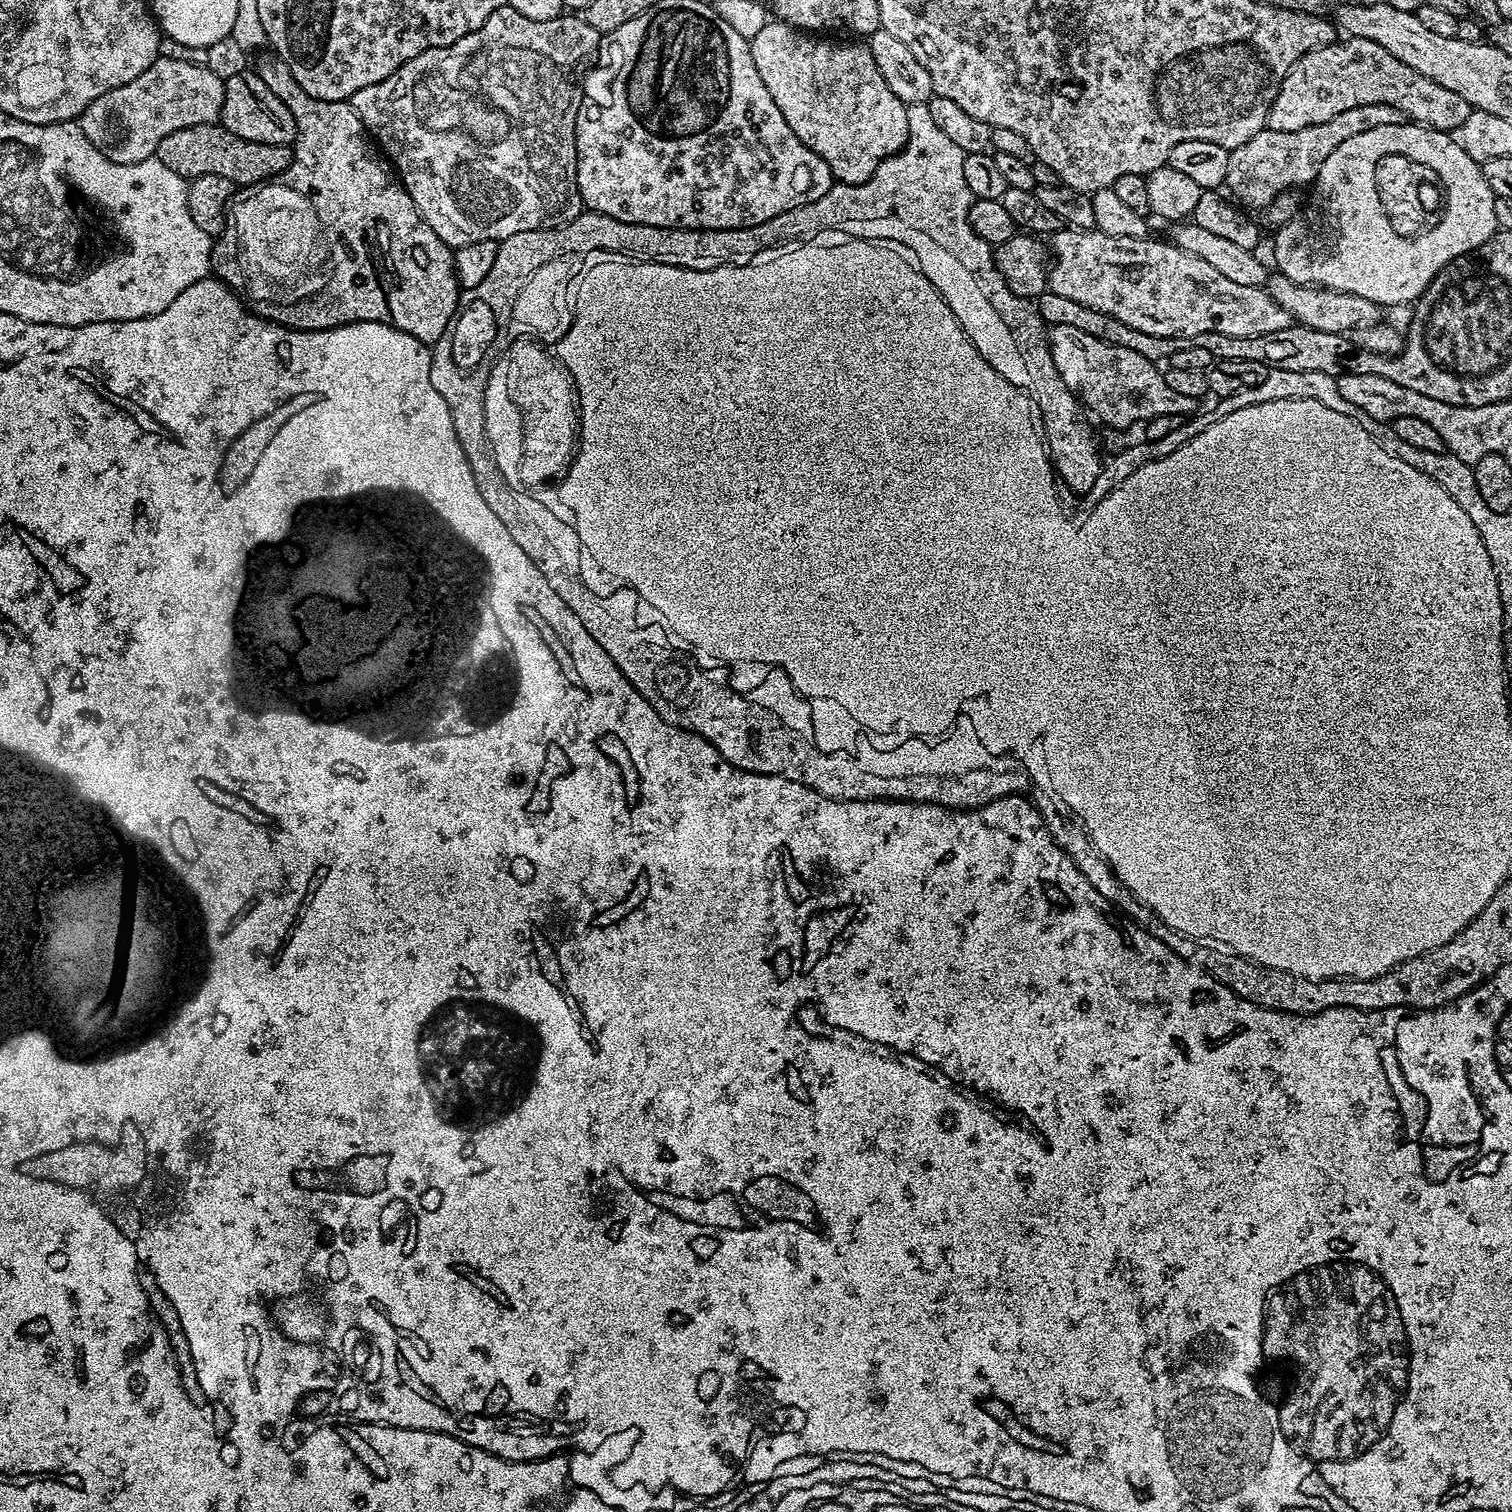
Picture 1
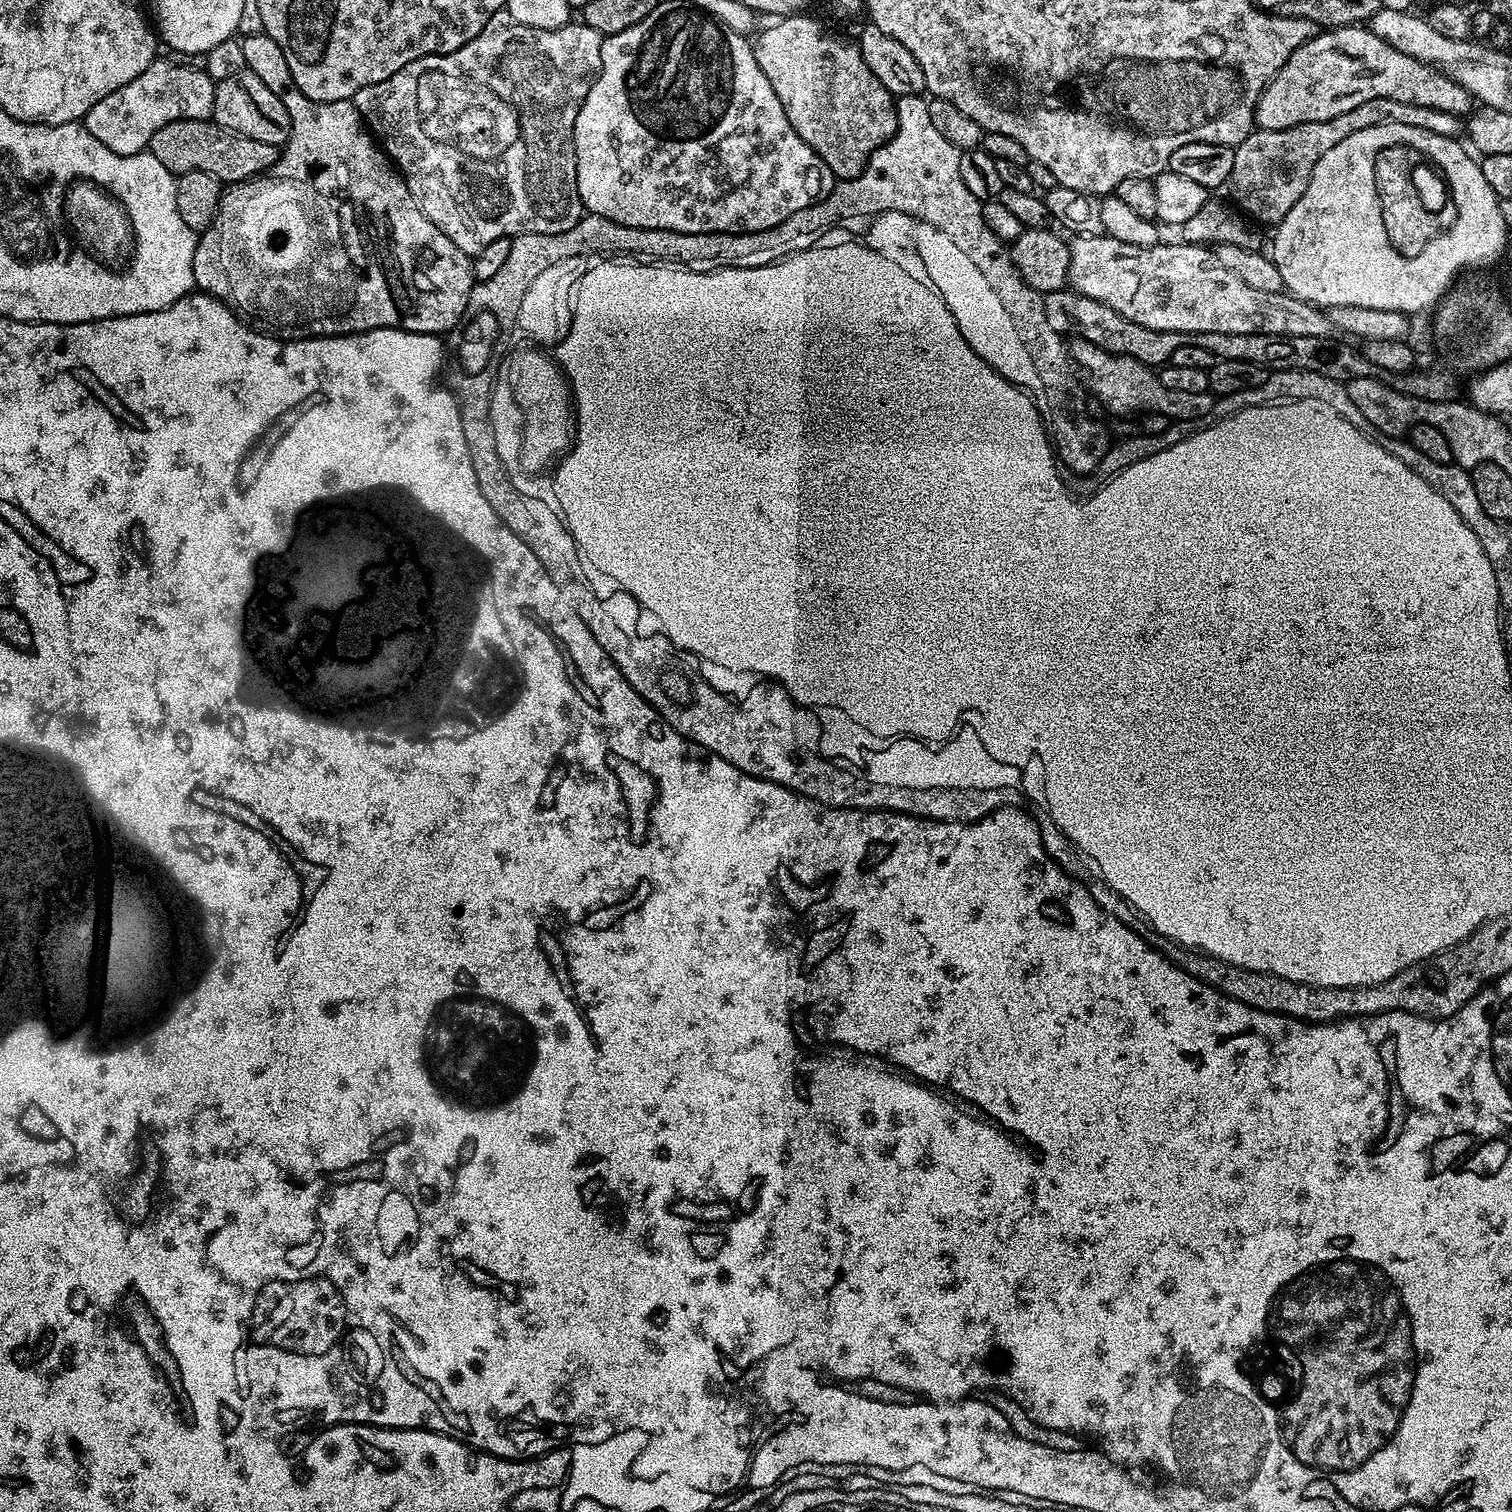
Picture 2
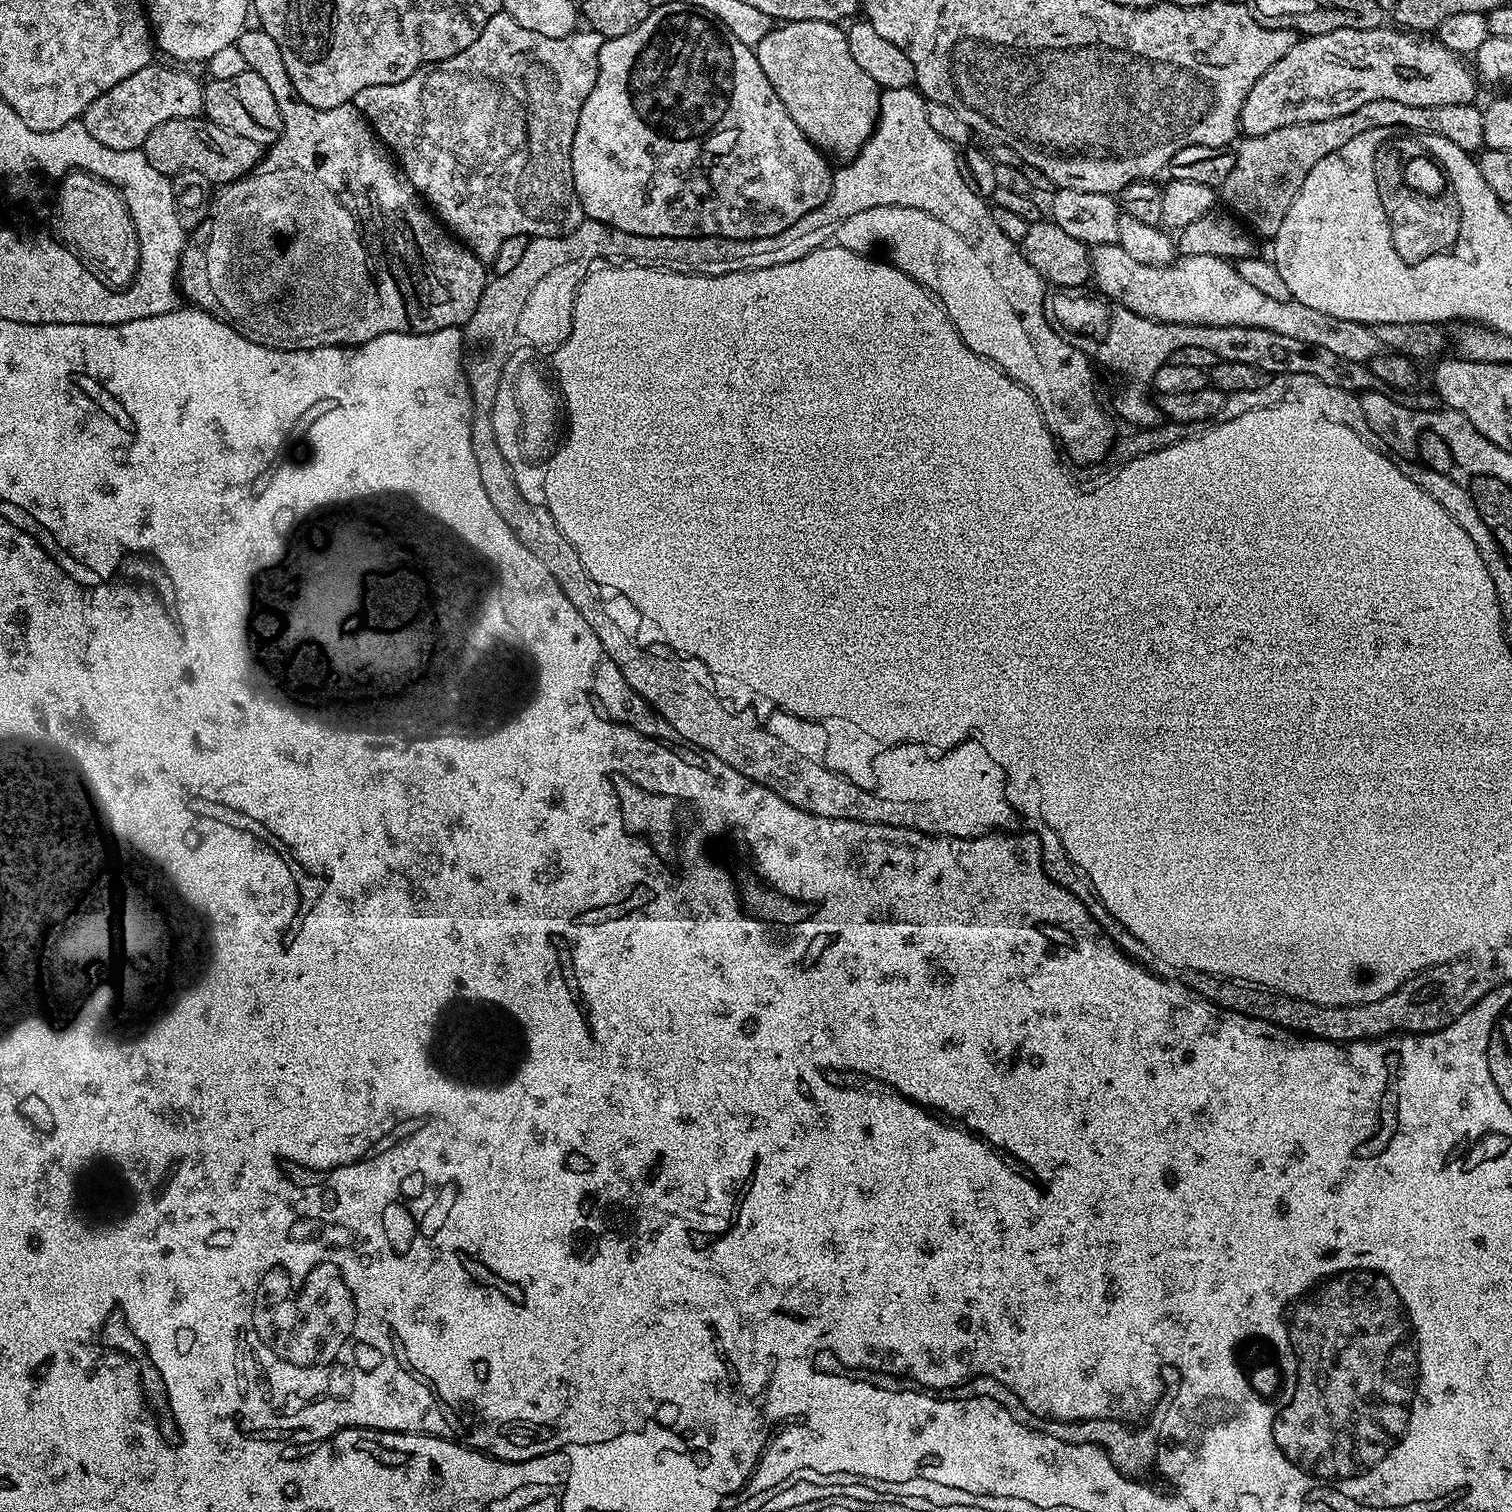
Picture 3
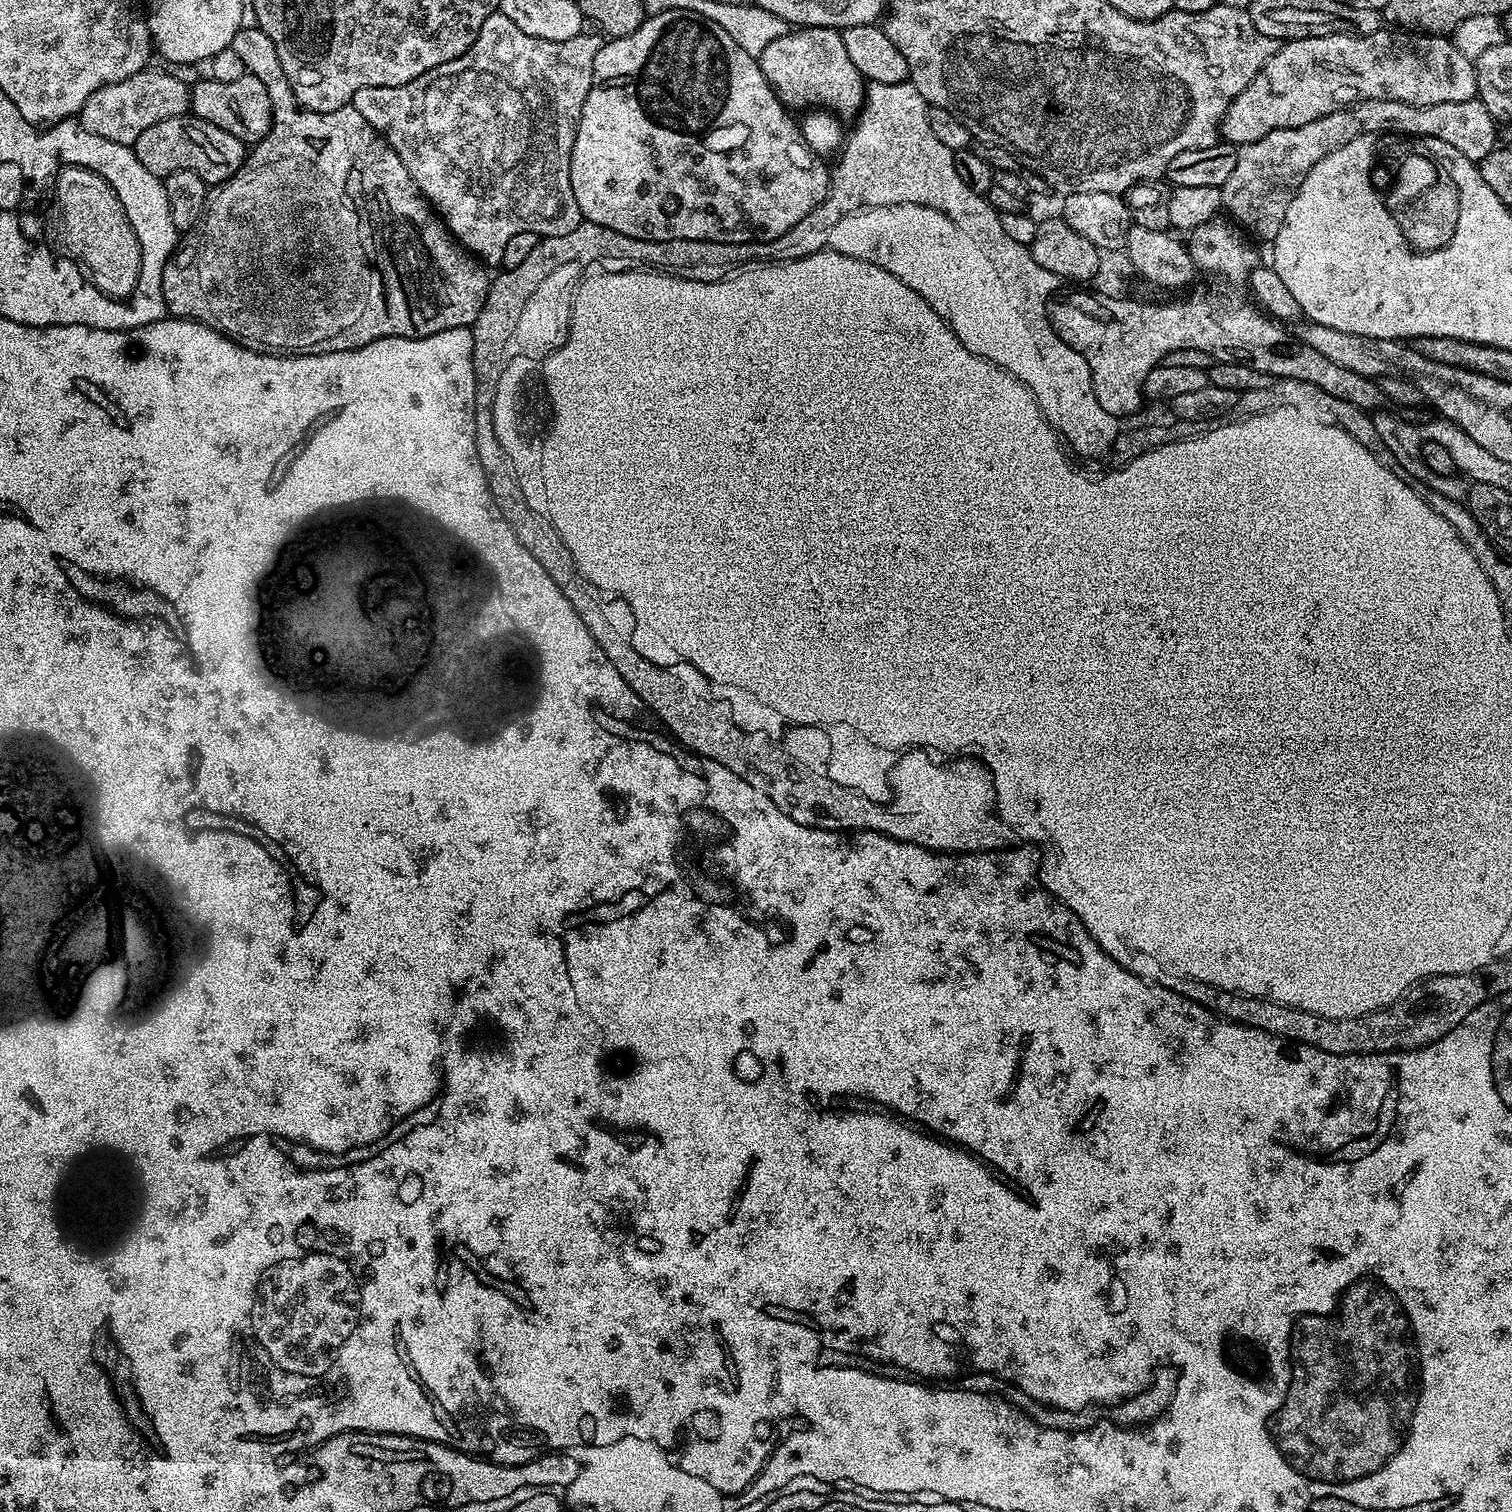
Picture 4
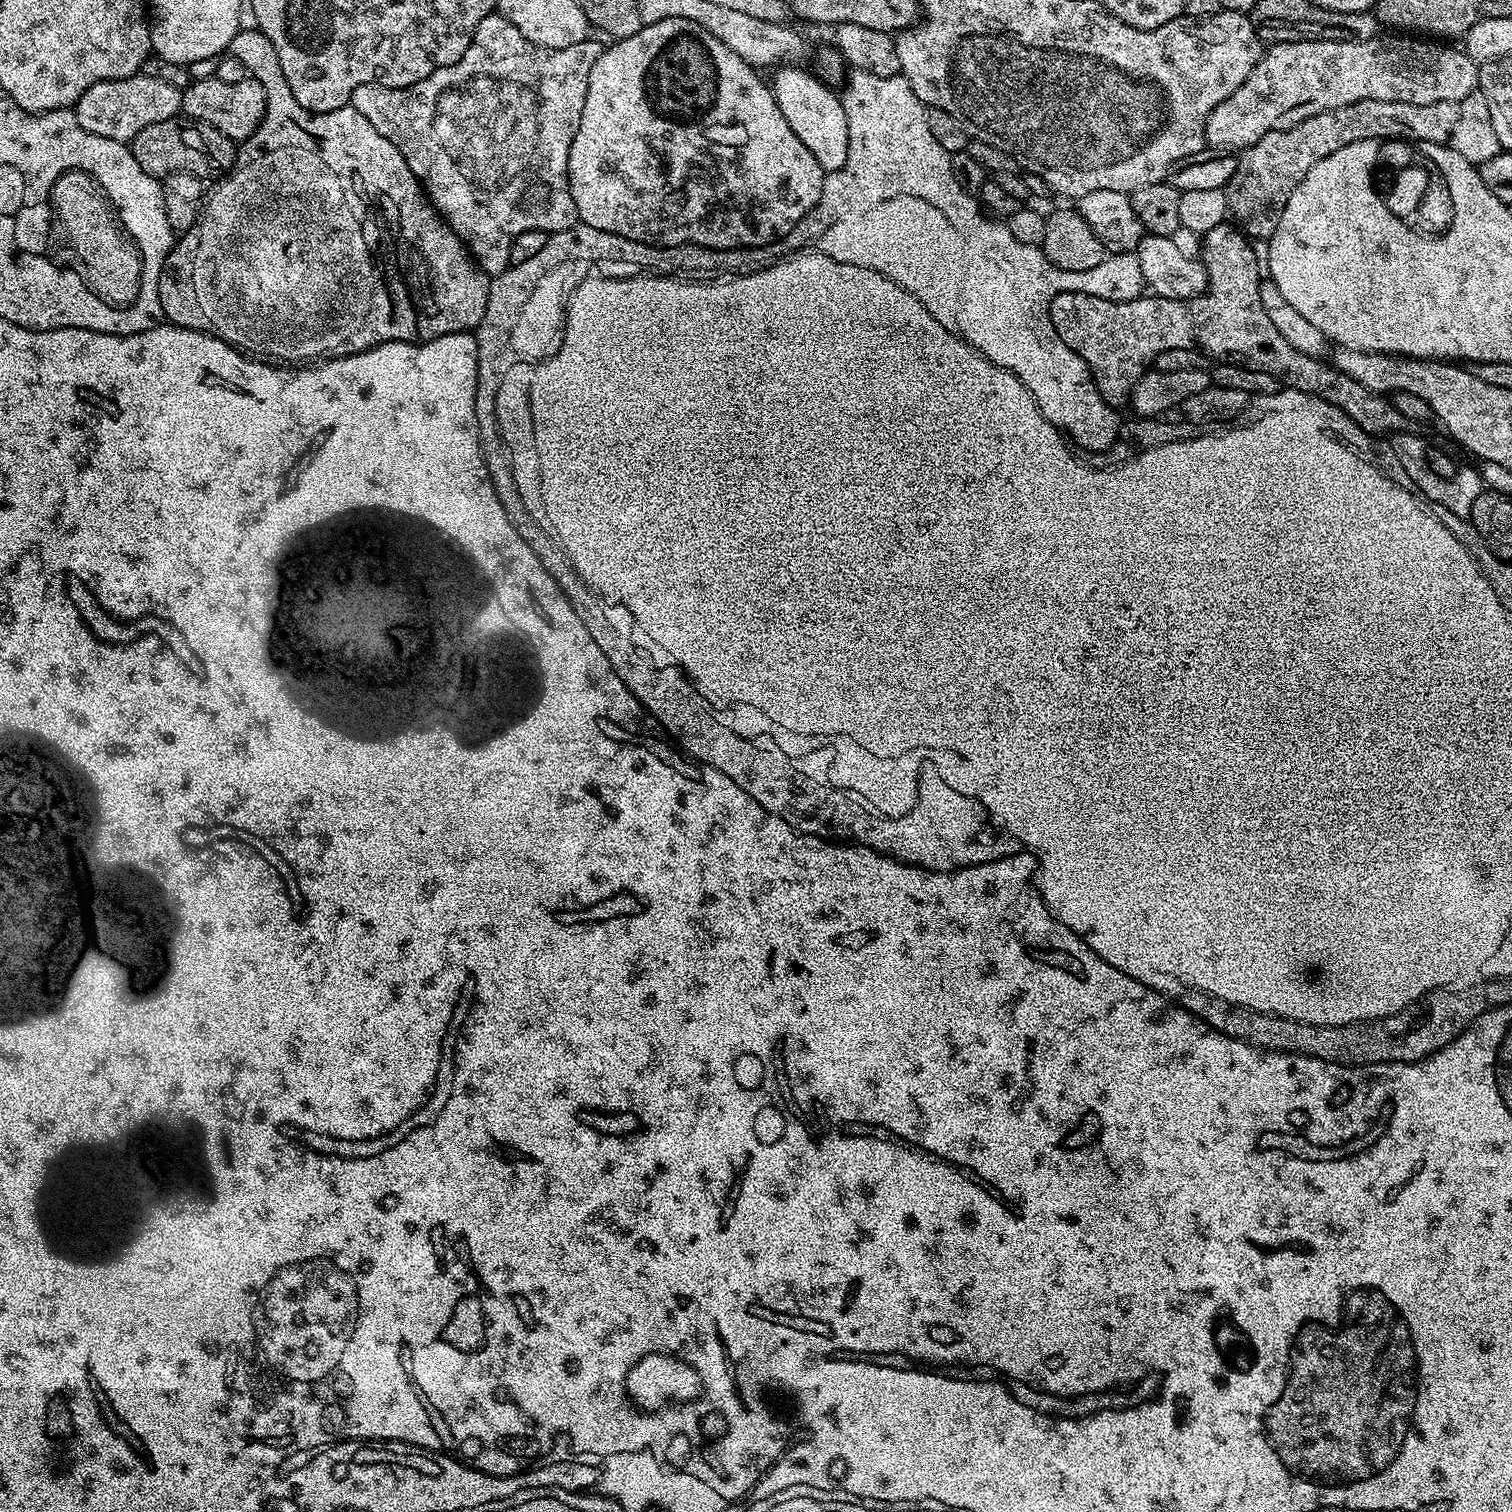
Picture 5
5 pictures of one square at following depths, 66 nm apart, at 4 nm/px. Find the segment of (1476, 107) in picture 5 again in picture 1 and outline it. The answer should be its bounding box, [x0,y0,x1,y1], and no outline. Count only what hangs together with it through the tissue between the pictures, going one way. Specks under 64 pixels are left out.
[1224,104,1405,209]

